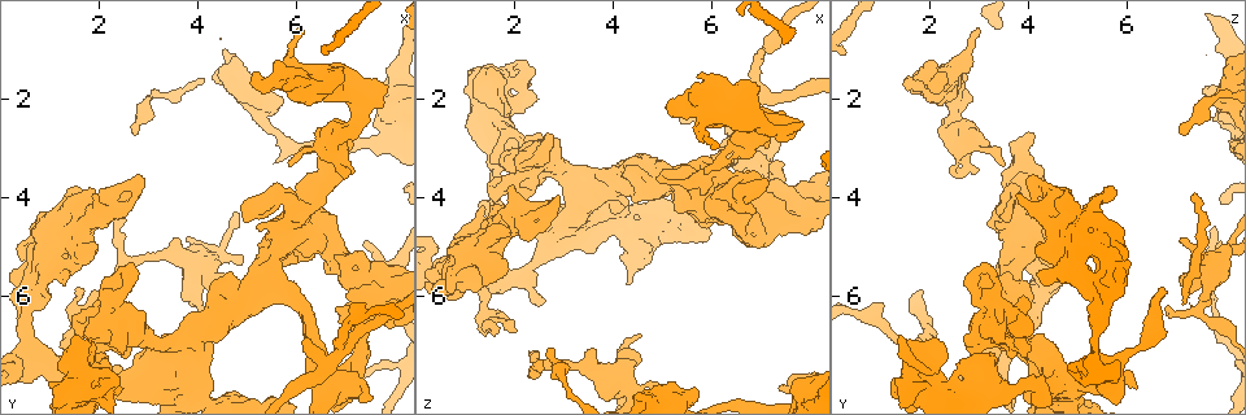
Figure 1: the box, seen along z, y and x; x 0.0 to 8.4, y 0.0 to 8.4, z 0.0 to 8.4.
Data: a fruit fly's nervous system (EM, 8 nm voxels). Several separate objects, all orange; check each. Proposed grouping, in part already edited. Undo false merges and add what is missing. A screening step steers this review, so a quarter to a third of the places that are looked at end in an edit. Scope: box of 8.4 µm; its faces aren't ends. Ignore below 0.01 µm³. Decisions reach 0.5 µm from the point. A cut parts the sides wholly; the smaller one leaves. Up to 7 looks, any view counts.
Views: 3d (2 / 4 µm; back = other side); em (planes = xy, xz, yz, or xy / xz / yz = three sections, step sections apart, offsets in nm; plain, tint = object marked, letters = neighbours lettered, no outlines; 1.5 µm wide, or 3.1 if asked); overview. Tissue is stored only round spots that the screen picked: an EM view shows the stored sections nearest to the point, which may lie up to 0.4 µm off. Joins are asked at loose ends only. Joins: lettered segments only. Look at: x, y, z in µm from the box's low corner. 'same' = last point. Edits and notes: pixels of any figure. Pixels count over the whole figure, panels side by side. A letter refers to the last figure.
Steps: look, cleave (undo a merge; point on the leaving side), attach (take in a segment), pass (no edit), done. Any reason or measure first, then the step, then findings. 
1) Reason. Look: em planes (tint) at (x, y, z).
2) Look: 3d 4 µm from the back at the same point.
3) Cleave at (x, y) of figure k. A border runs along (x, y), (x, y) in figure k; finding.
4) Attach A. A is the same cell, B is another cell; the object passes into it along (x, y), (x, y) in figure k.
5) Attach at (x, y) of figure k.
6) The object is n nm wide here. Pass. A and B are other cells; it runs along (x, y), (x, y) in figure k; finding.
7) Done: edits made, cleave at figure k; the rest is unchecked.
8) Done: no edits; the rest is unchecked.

Branch stops here. Look: em yz step 8 (letters) at (6.05, 0.60, 3.00).

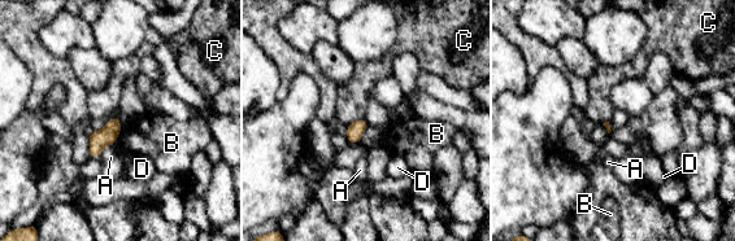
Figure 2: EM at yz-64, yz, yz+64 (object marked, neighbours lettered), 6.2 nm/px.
Pass. A, B, C and D are other cells; a border runs along (362, 117), (348, 126) in figure 2; no lettered segment goes on from it.

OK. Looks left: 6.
Look: em planes (letters) at (7.15, 3.50, 2.95).

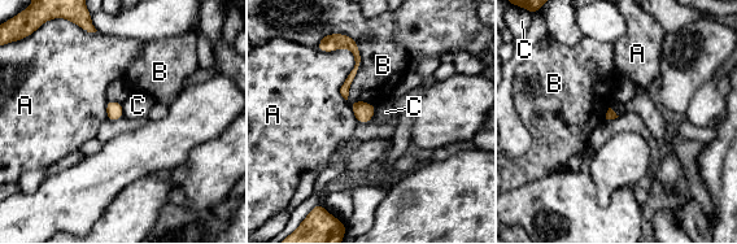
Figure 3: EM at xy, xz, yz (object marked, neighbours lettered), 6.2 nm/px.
Pass. A, B and C are other cells; no lettered segment goes on from it.

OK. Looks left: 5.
Free end. Look: em xz step 4 (tint) at (2.40, 6.10, 7.10).

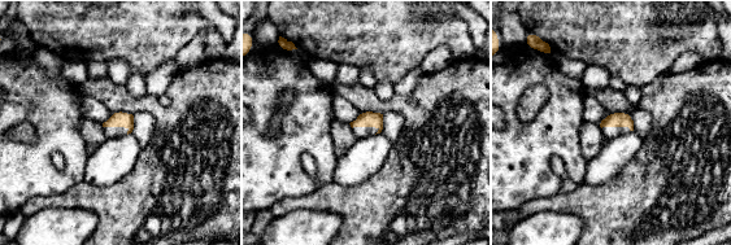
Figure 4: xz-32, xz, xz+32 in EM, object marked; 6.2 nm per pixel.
Cut it another way. Look: em planes (letters) at the same point.

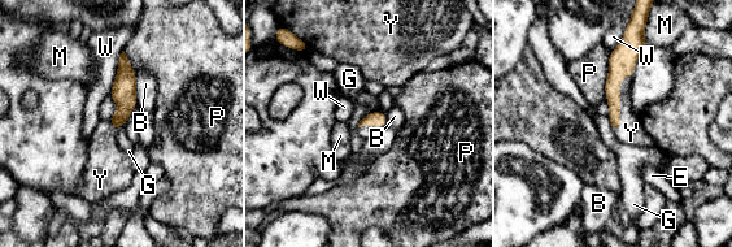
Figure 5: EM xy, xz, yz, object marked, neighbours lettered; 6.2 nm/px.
Attach Y. Y is the same cell, B, E, G, M, P and W are other cells; the object passes into it along (622, 63), (619, 103), (631, 133) in figure 5; the cell continues.

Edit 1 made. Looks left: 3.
Done: edits made, attach at figure 5; the rest is unchecked.

